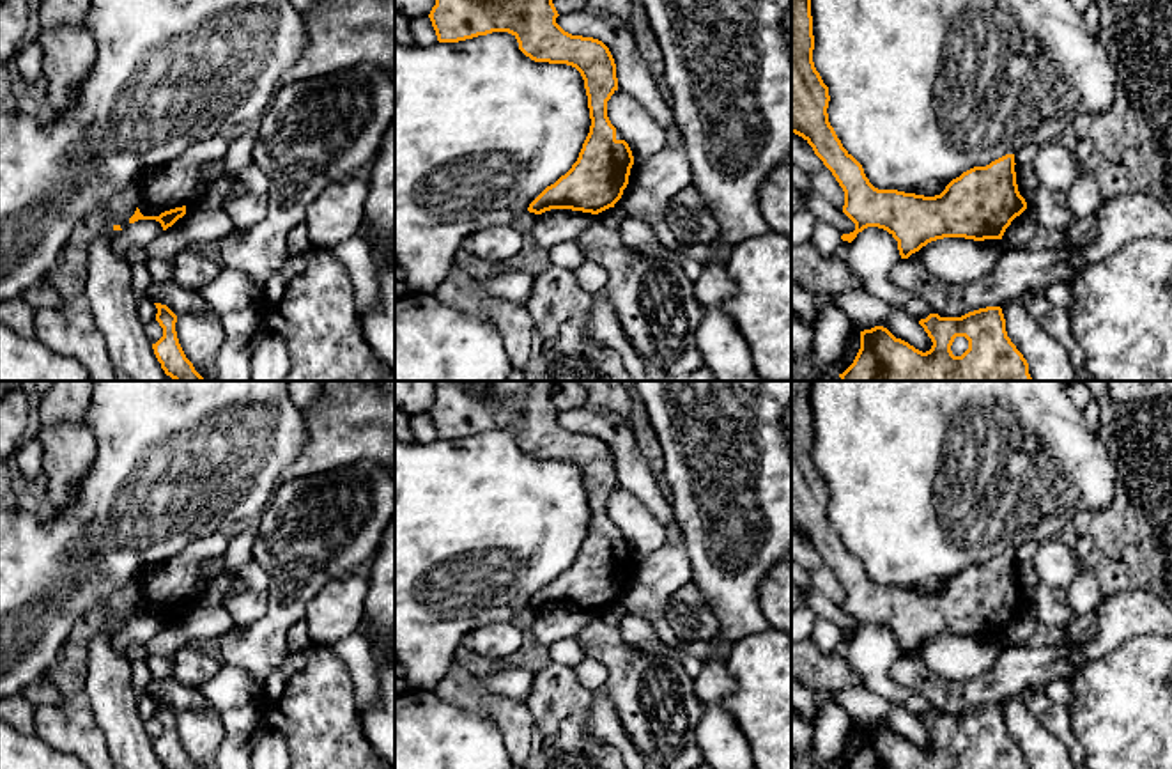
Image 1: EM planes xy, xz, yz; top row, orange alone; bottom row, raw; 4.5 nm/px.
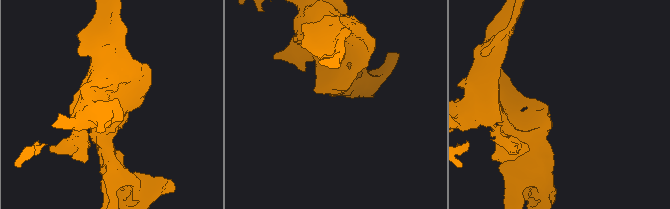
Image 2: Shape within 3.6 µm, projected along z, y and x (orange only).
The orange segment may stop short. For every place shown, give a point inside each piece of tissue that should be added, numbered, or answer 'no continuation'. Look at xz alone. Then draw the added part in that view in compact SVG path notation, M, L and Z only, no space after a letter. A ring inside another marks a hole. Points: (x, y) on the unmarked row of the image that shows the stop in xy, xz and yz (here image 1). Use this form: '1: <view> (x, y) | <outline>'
no continuation

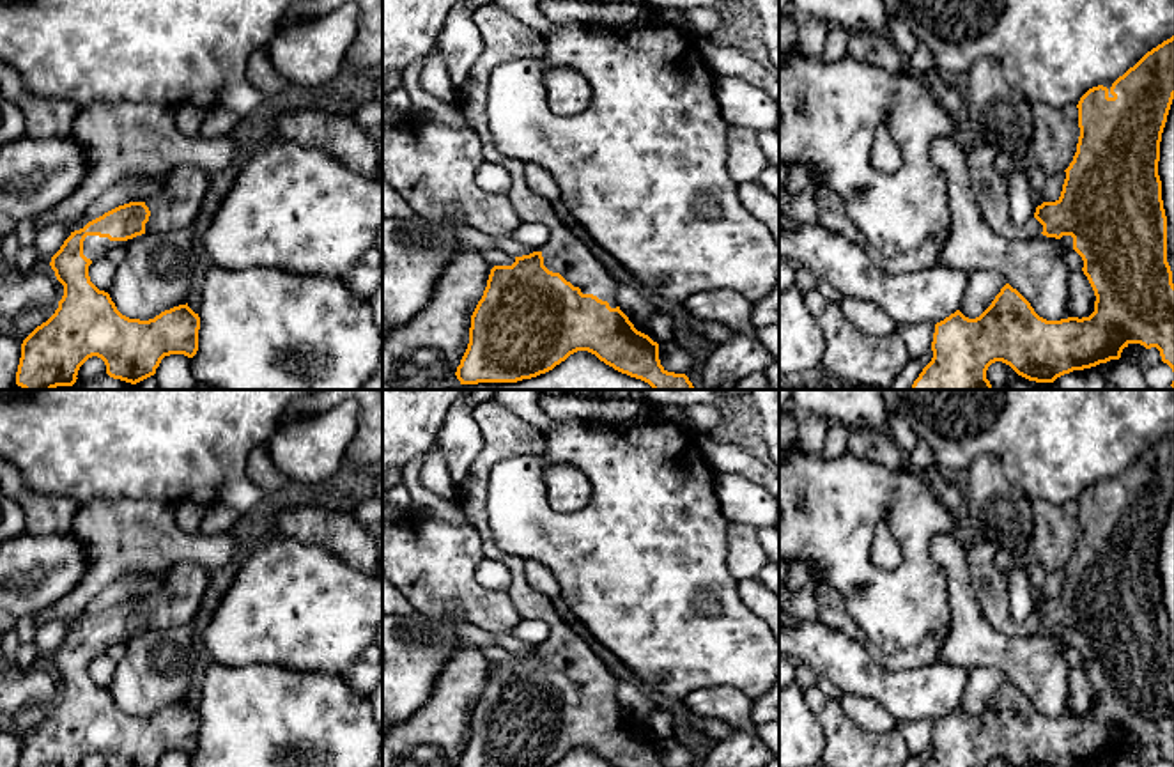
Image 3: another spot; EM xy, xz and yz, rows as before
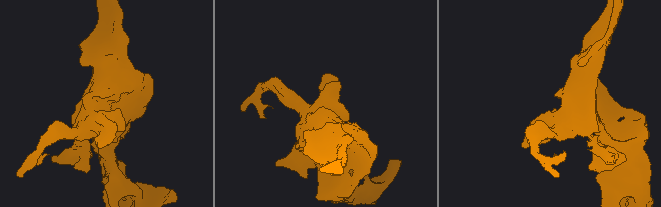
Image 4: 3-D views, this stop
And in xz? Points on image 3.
1: xz (505, 434) | M494 399L478 404L473 416L482 430L482 450L464 482L457 485L455 501L480 533L483 558L496 560L510 570L508 595L522 620L542 620L549 625L551 634L542 650L544 662L560 670L583 691L593 691L616 705L620 680L609 673L591 647L563 622L552 600L528 585L526 562L498 549L490 537L487 485L492 468L510 457L544 453L547 448L545 436Z

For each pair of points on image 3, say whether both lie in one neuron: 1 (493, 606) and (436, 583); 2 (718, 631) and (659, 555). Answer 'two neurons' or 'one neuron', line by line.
1: one neuron
2: one neuron

